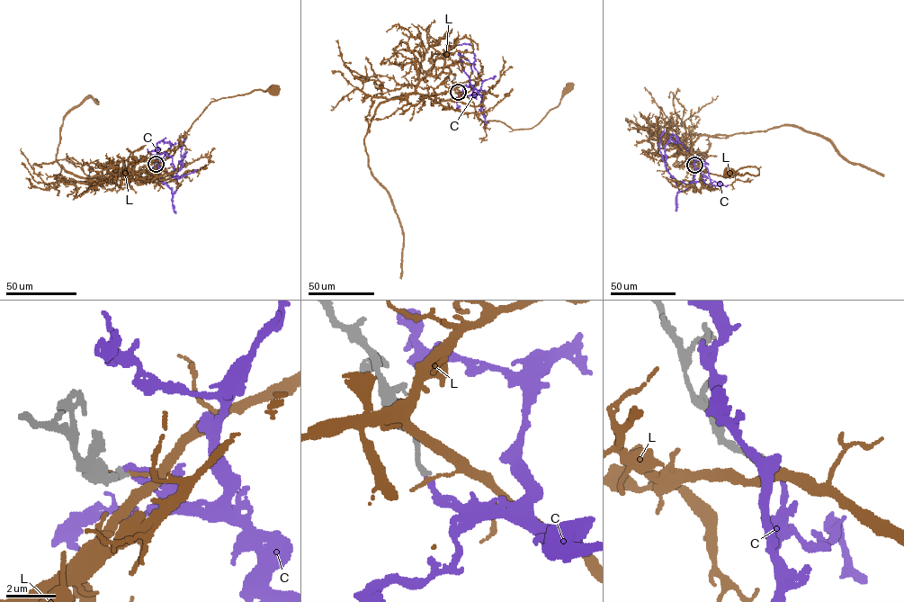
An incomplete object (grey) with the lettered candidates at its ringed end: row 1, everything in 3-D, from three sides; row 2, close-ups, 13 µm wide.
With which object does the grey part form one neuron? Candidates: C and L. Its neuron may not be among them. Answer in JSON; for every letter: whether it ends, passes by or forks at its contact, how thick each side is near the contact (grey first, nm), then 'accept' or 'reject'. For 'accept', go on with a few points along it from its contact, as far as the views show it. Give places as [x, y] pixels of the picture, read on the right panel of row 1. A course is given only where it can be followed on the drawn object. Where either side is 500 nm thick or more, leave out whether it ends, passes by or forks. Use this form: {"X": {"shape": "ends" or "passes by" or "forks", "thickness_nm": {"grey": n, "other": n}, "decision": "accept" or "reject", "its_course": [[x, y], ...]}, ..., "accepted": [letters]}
{"C": {"shape": "ends", "thickness_nm": {"grey": 220, "other": 200}, "decision": "accept", "its_course": [[694, 165], [694, 175], [690, 185], [677, 192], [677, 186], [666, 166], [665, 146], [674, 135], [689, 151]]}, "L": {"shape": "ends", "thickness_nm": {"grey": 220, "other": 170}, "decision": "reject"}, "accepted": ["C"]}

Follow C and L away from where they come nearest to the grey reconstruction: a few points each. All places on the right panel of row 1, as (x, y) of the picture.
C: (694, 165), (694, 175), (690, 185), (677, 192), (677, 186), (666, 166), (665, 146), (674, 135), (689, 151)
L: (694, 165), (726, 177), (740, 168), (755, 166), (759, 175), (728, 172)

